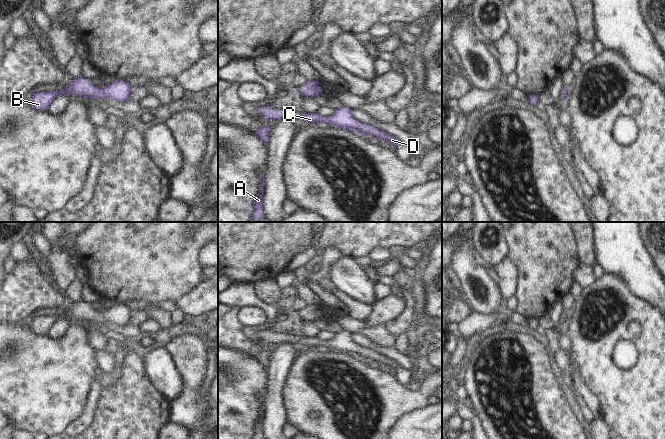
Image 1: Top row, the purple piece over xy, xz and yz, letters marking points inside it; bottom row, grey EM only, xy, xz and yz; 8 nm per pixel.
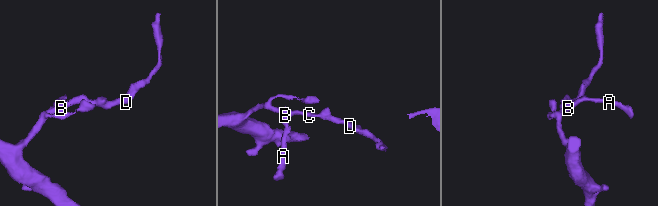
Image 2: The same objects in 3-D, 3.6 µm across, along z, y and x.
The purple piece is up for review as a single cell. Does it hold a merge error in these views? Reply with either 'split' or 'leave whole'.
leave whole

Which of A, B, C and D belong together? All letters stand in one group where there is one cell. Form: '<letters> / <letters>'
A B C D

